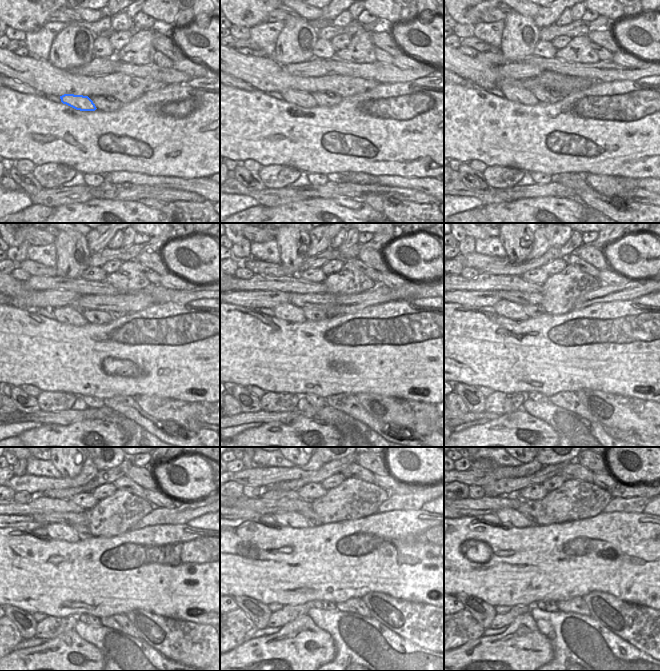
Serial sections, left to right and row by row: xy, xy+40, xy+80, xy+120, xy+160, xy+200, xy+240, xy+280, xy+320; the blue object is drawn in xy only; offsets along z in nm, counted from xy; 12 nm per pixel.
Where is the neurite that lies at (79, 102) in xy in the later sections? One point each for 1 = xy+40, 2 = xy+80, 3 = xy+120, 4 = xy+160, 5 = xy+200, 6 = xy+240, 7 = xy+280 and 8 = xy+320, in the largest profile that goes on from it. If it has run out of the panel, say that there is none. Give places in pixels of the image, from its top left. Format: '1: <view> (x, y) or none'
1: xy+40 (302, 99)
2: xy+80 (518, 94)
3: xy+120 (70, 315)
4: xy+160 (286, 311)
5: xy+200 (514, 311)
6: xy+240 (59, 531)
7: xy+280 (292, 519)
8: xy+320 (509, 517)

